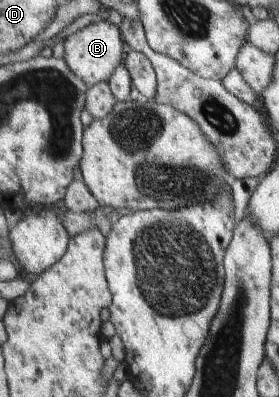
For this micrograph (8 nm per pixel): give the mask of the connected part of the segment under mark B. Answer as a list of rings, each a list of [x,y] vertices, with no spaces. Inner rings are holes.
[[[105,19],[64,37],[64,59],[67,66],[89,86],[101,82],[109,83],[115,69],[121,62],[125,62],[128,51],[120,27],[117,28]]]

